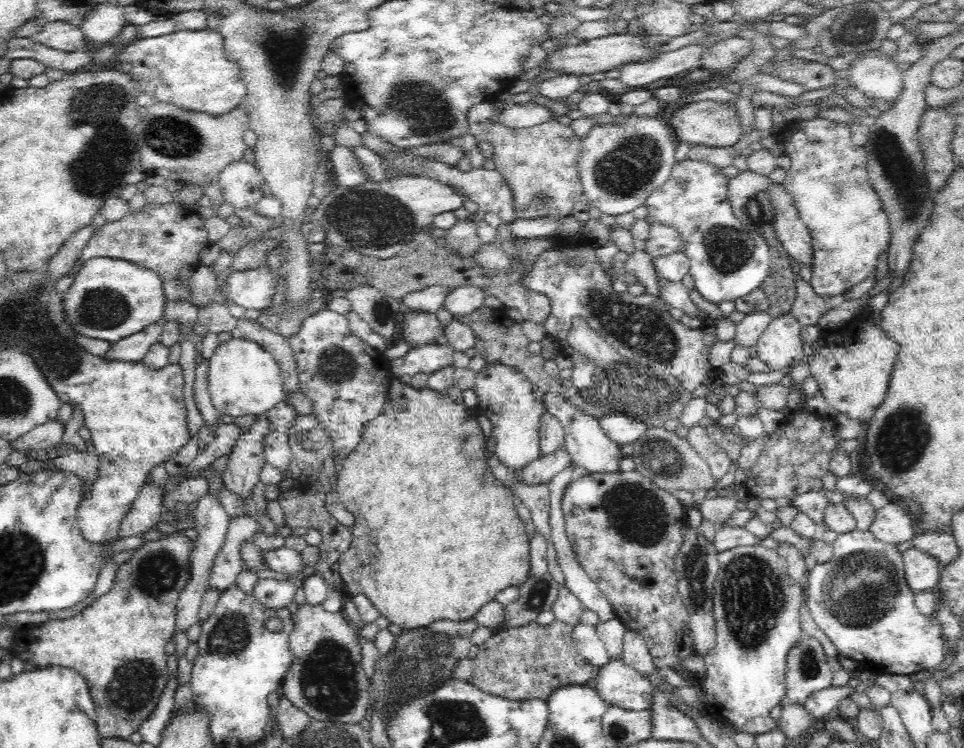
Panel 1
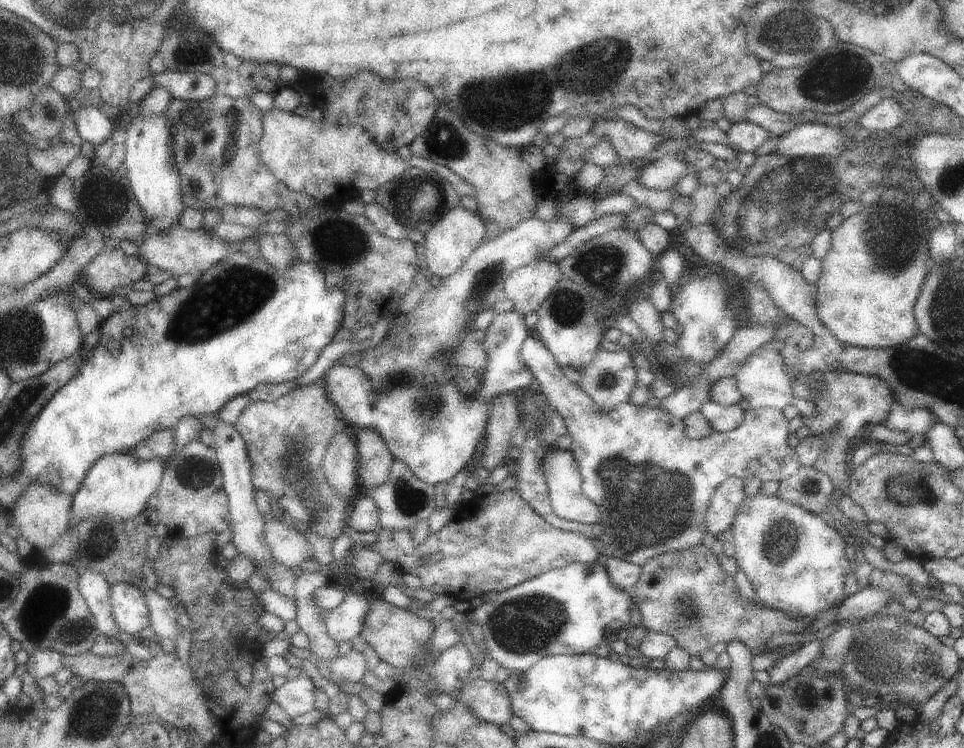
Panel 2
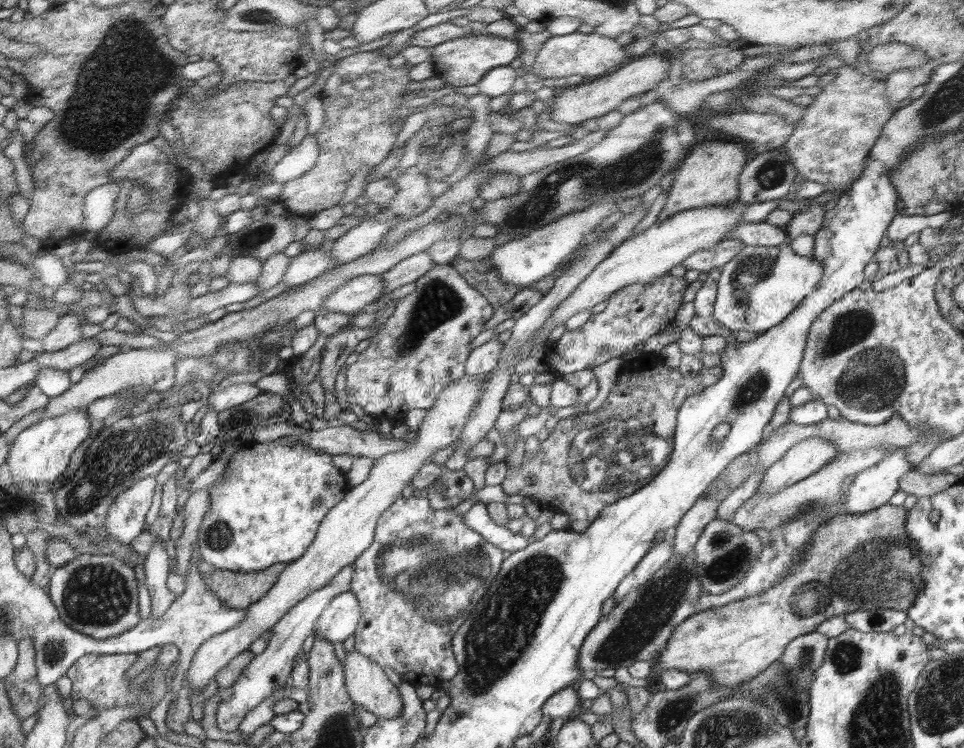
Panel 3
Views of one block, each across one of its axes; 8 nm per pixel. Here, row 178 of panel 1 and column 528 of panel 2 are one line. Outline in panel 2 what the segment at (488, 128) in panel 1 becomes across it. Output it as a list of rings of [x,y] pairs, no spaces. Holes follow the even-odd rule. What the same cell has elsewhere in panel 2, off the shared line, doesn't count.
[[[494,488],[481,491],[473,500],[460,504],[455,517],[442,527],[438,532],[430,532],[420,543],[412,539],[412,530],[385,529],[380,526],[374,534],[378,538],[366,548],[377,552],[380,556],[395,564],[397,570],[402,570],[420,578],[422,589],[426,588],[436,596],[445,594],[456,601],[470,601],[476,596],[482,597],[488,592],[502,592],[517,584],[529,581],[531,578],[545,573],[550,569],[559,569],[573,562],[596,563],[596,548],[587,535],[578,531],[564,530],[555,527],[545,520],[529,505],[529,502],[521,497],[521,494],[513,489]],[[440,552],[442,559],[436,564],[424,565],[420,559],[428,554]]]

